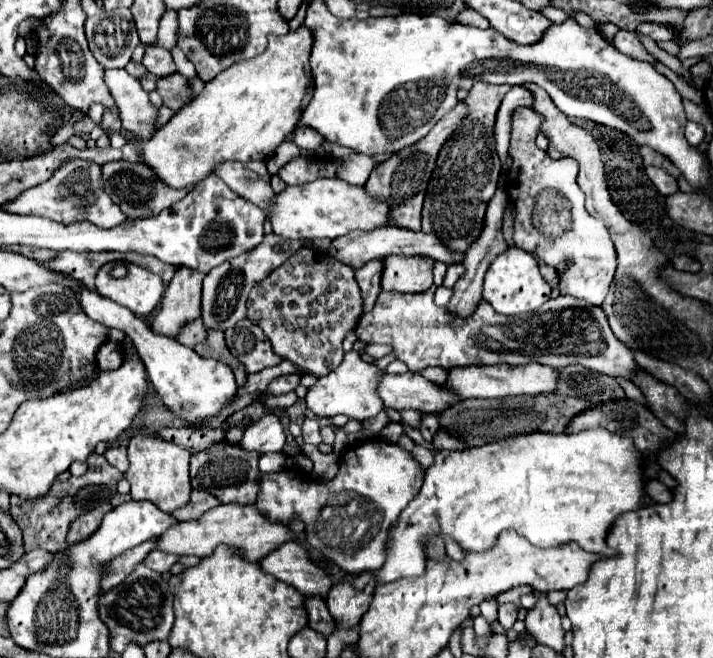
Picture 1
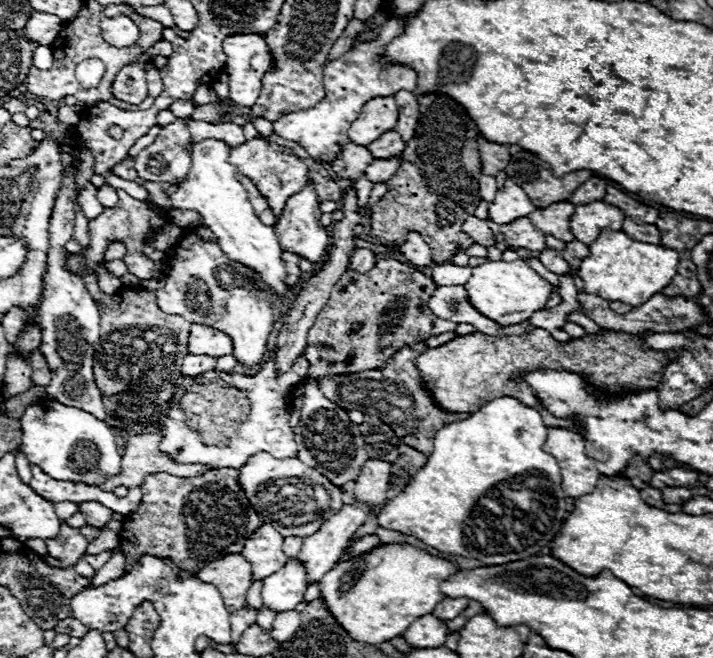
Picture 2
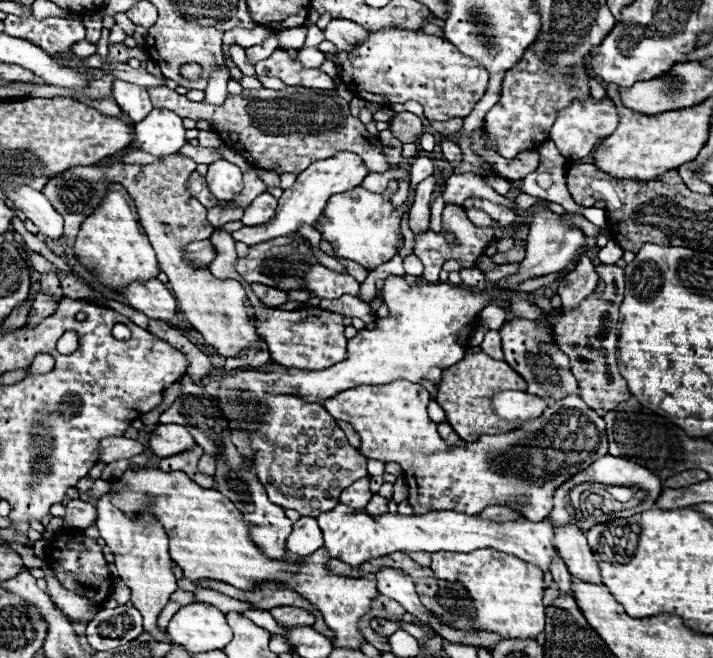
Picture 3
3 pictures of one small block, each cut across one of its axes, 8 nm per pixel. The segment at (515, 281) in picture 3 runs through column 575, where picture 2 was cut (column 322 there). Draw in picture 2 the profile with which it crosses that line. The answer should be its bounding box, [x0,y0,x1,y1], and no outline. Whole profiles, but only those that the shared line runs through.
[274,182,330,264]

